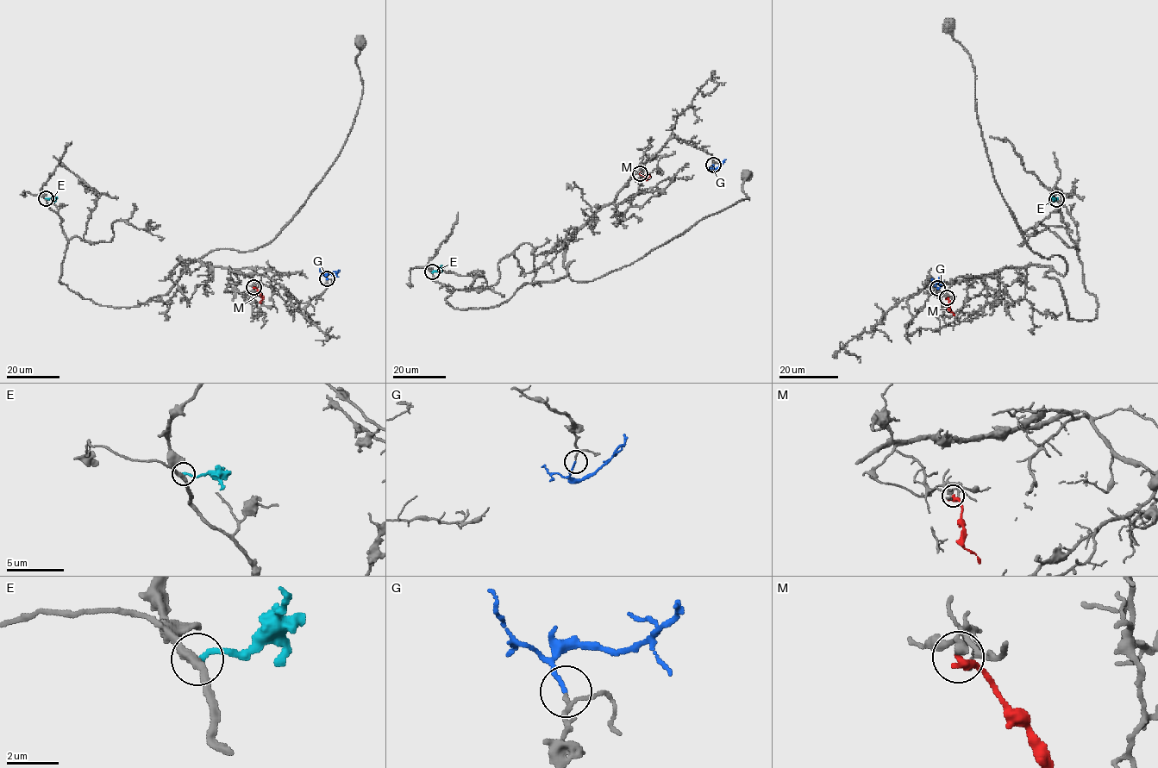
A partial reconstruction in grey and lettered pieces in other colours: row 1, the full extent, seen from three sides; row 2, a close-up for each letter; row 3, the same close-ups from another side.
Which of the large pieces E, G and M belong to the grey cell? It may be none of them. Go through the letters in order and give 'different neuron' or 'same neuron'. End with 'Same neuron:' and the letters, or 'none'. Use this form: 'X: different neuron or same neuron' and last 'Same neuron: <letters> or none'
E: different neuron
G: same neuron
M: different neuron
Same neuron: G

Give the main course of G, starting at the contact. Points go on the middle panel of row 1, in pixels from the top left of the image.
G: (713, 165), (712, 168), (716, 169), (724, 159)

